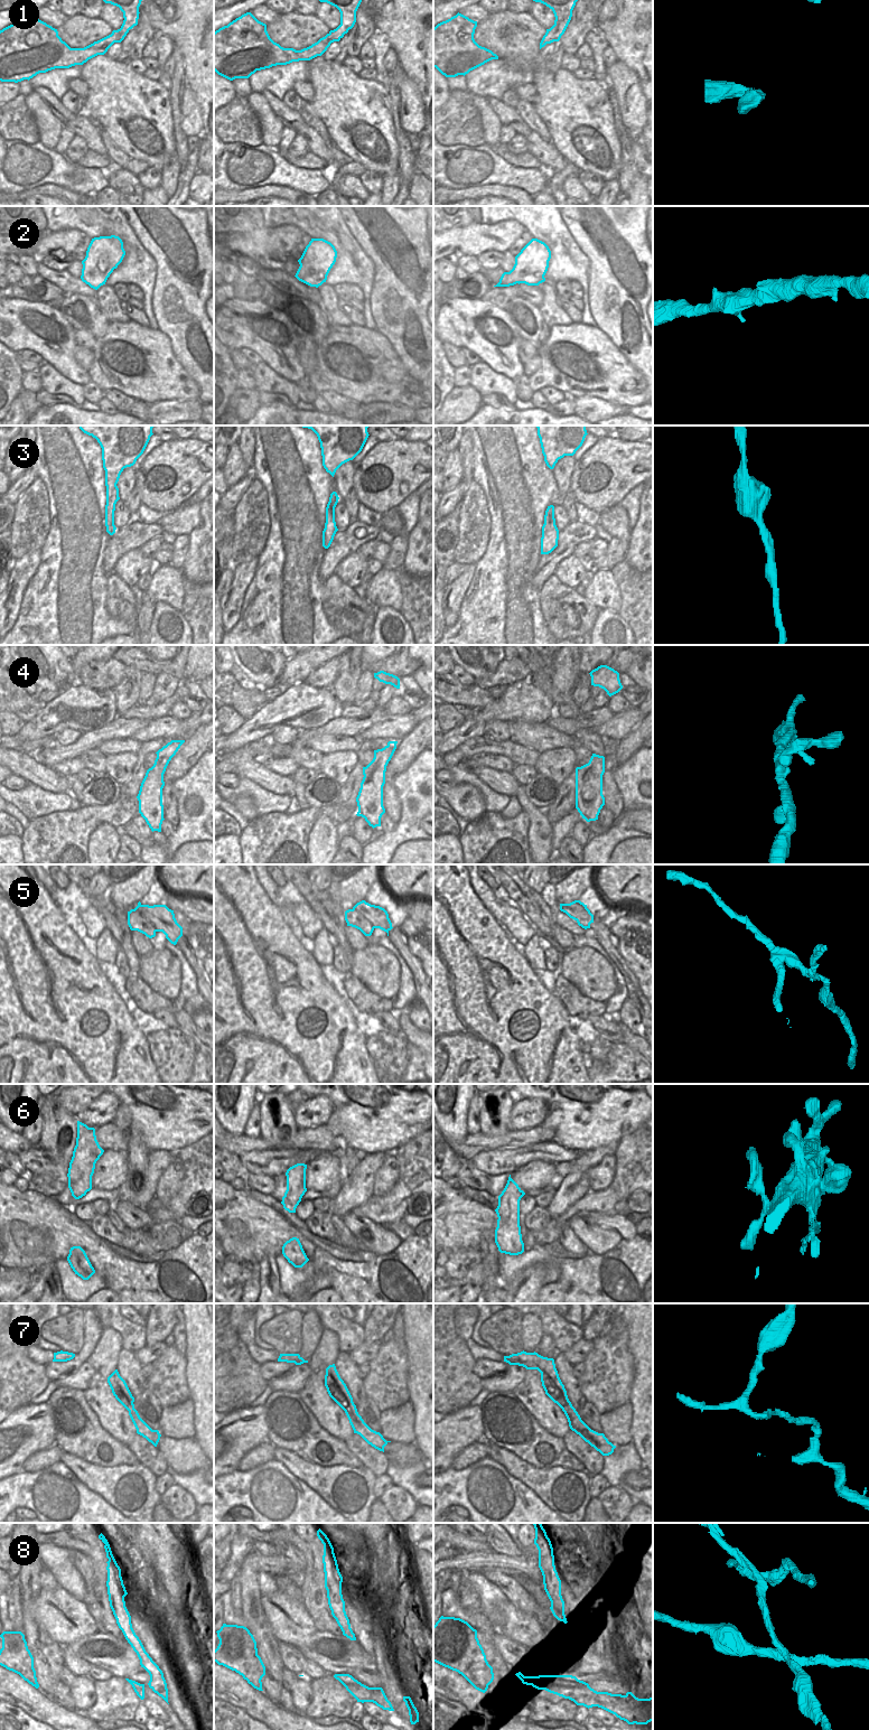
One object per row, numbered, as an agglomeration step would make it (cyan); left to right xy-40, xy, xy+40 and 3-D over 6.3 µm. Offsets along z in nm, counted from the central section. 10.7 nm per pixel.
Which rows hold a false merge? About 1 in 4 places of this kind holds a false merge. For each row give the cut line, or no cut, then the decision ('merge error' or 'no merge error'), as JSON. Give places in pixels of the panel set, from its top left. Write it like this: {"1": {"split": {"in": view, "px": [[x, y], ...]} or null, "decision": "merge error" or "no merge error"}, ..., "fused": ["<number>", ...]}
{"1": {"split": null, "decision": "no merge error"}, "2": {"split": null, "decision": "no merge error"}, "3": {"split": null, "decision": "no merge error"}, "4": {"split": null, "decision": "no merge error"}, "5": {"split": {"in": "xy-40", "px": [[131, 909], [139, 910], [157, 931]]}, "decision": "merge error"}, "6": {"split": null, "decision": "no merge error"}, "7": {"split": null, "decision": "no merge error"}, "8": {"split": {"in": "xy", "px": [[376, 1688], [371, 1689]]}, "decision": "merge error"}, "fused": ["5", "8"]}

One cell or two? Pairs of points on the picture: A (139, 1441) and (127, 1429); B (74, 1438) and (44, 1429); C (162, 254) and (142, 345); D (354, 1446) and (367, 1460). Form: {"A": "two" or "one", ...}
{"A": "two", "B": "two", "C": "two", "D": "one"}

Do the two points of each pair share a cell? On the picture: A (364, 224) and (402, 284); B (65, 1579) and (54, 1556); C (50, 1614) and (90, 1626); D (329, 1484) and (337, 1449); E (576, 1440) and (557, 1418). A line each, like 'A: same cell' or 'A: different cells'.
A: same cell
B: same cell
C: same cell
D: different cells
E: different cells

